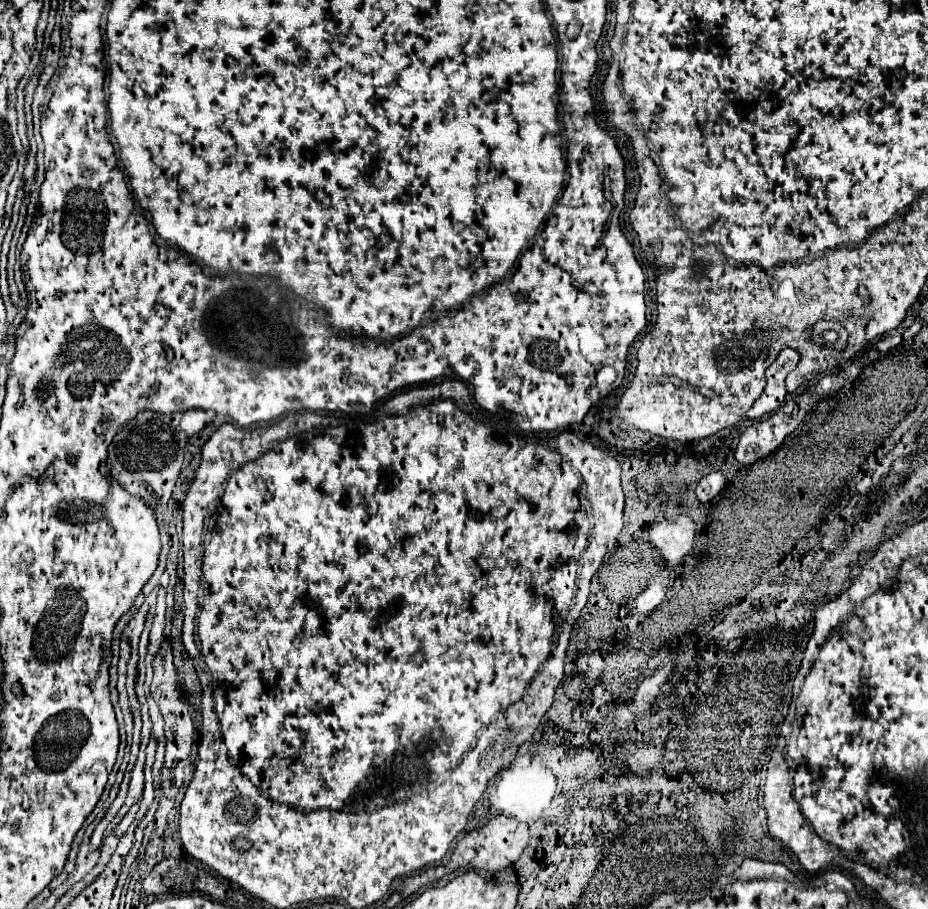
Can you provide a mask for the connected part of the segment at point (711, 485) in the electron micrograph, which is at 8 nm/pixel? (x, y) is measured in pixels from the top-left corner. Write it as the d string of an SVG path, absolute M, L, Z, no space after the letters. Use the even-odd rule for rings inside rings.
M712 471L708 475L704 475L696 487L696 495L702 503L712 501L721 490L726 487L726 479L720 471Z

